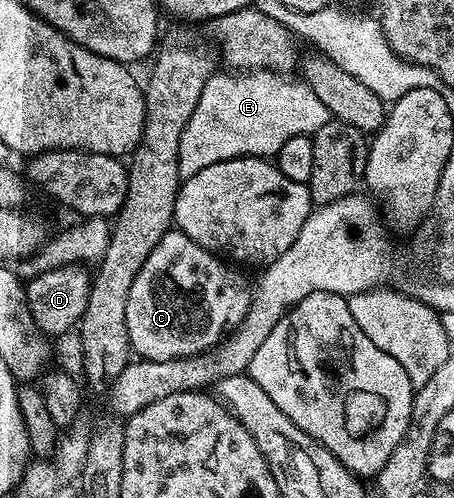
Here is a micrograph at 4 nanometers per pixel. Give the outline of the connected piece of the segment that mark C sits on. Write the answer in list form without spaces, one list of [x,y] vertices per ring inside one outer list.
[[[170,229],[151,249],[151,255],[143,261],[143,267],[131,281],[131,291],[127,293],[127,333],[129,346],[138,351],[141,359],[151,361],[171,361],[172,359],[192,359],[204,355],[217,346],[222,338],[238,327],[253,304],[254,288],[220,254],[206,249],[181,231]]]

